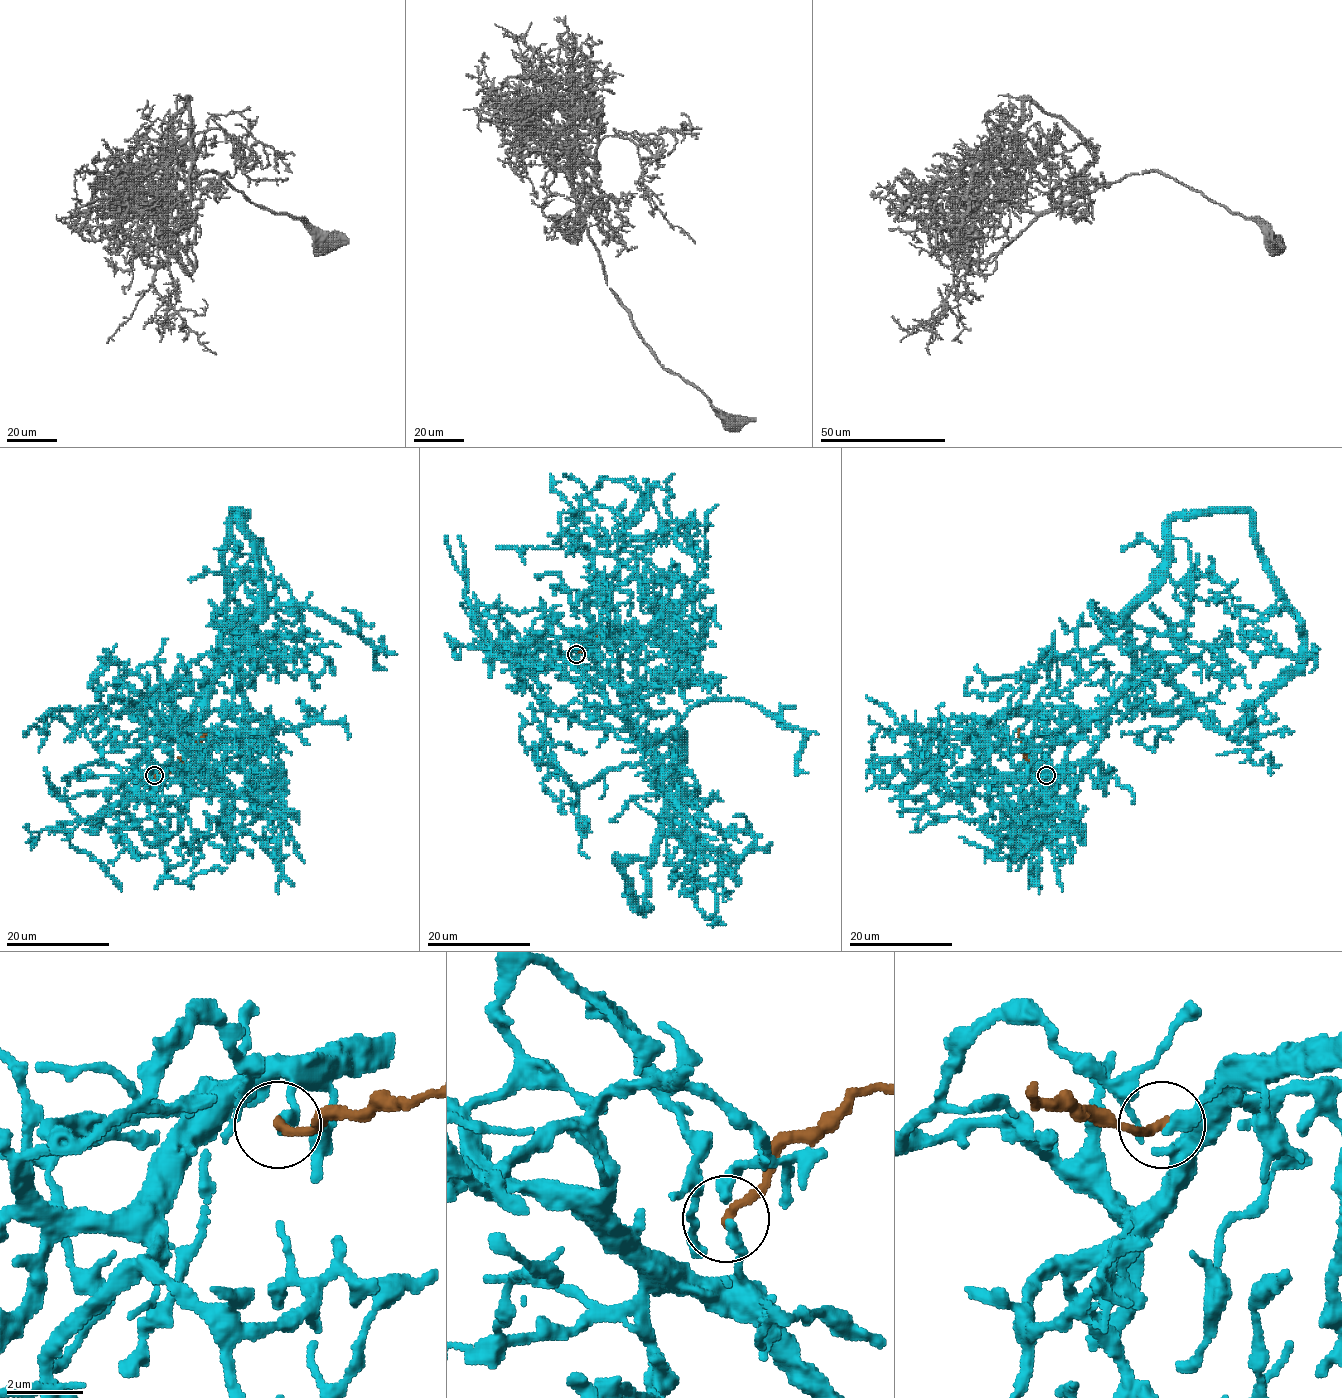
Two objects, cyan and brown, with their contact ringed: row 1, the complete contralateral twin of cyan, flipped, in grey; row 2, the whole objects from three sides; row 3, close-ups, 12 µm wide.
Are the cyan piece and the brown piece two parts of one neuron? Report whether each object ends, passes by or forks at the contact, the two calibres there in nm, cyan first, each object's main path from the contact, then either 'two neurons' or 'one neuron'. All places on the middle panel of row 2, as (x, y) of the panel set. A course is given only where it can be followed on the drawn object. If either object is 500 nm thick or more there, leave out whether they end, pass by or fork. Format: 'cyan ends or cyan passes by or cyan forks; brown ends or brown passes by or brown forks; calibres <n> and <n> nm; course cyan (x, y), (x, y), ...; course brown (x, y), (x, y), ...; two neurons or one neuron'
cyan ends; brown ends; calibres 320 and 240 nm; course cyan (575, 653), (637, 738), (681, 732), (641, 908), (615, 862), (646, 859); course brown (575, 653), (584, 643), (628, 625); two neurons

